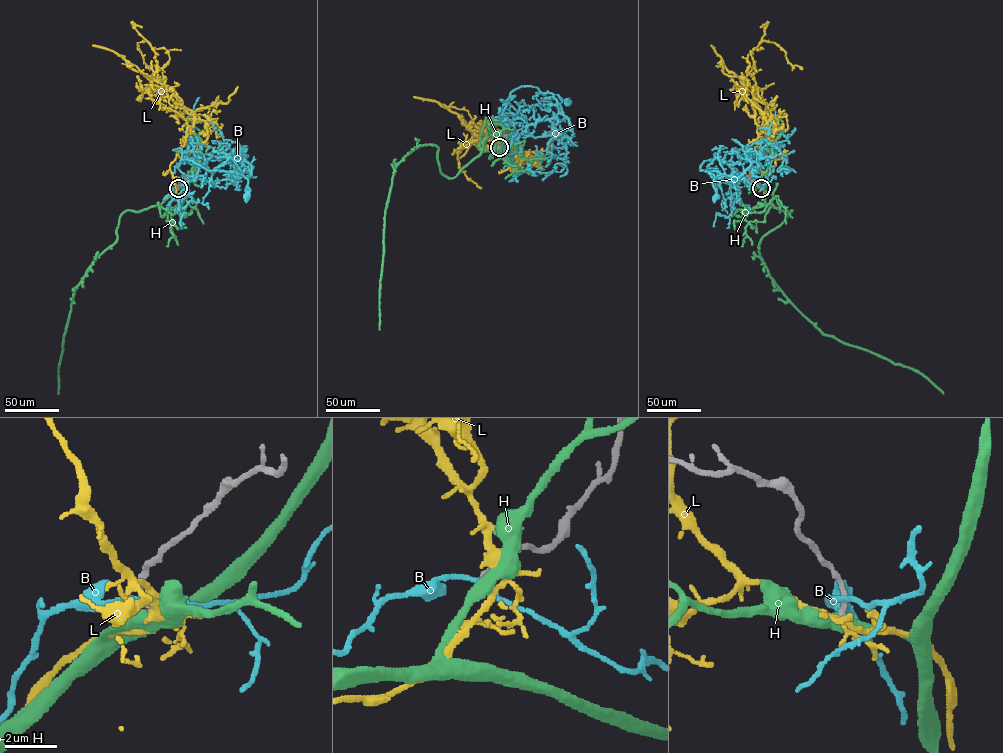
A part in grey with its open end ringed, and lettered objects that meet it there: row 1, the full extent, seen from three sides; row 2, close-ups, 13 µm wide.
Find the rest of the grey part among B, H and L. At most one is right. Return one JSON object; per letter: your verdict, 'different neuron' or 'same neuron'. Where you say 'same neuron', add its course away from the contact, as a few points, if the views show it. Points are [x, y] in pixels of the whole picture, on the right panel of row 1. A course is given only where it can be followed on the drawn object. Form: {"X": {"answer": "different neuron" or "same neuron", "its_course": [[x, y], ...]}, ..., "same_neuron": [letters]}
{"B": {"answer": "different neuron"}, "H": {"answer": "different neuron"}, "L": {"answer": "different neuron"}, "same_neuron": []}

